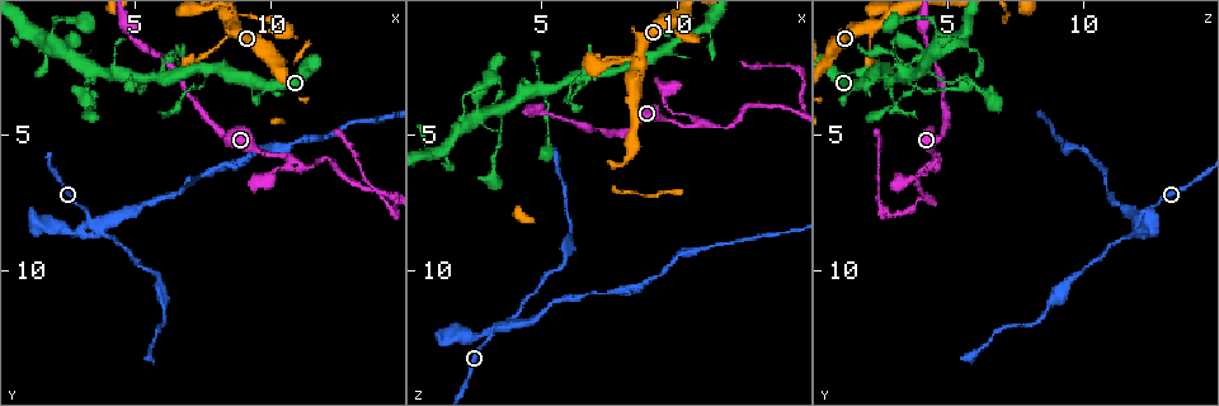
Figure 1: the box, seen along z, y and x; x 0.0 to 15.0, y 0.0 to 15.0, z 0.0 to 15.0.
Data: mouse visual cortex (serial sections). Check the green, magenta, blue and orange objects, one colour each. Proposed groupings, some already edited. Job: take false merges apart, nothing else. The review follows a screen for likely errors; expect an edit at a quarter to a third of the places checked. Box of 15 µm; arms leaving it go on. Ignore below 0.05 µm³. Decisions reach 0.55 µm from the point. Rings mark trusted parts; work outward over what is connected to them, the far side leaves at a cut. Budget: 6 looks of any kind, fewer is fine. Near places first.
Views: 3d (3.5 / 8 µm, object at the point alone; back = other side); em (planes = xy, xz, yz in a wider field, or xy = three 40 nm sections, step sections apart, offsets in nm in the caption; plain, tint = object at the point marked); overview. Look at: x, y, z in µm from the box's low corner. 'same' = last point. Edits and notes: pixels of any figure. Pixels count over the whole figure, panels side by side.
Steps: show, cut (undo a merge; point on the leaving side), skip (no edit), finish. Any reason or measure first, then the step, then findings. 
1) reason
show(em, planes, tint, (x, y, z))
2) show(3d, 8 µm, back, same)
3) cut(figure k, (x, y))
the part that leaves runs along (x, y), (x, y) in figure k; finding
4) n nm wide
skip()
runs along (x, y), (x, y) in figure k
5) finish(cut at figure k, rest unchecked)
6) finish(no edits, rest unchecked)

branch point
show(3d, 3.5 µm, (10.8, 6.0, 4.7))

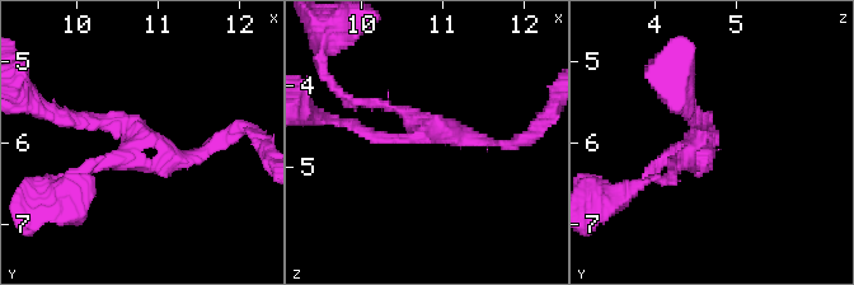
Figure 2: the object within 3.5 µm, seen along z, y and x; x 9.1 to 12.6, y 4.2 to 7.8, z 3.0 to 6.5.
show(em, xy, step 5, tint, (10.75, 5.85, 4.60))

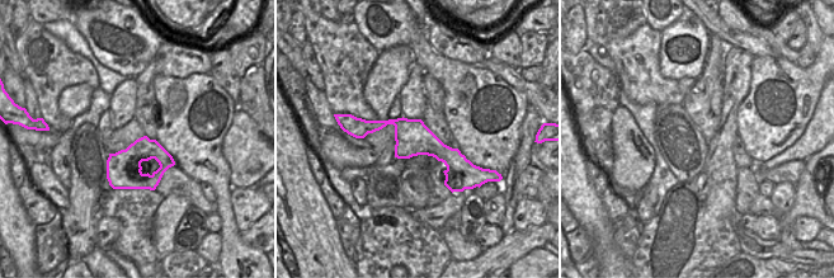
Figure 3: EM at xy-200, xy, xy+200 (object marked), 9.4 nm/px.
arms of 100, 150, 200 nm
skip()
runs along (363, 130), (395, 122), (466, 163) in figure 3; continuous, no second cell

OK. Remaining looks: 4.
thin neck
show(3d, 3.5 µm, (13.7, 6.8, 2.4))

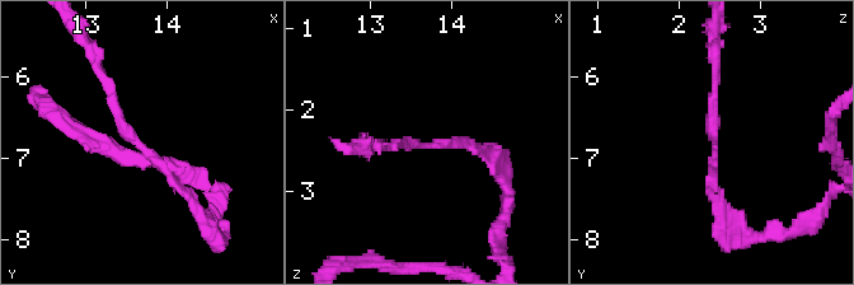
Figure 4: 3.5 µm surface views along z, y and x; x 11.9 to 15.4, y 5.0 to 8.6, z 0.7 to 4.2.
need the tissue
show(em, xy, step 2, tint, (13.65, 6.85, 2.40))

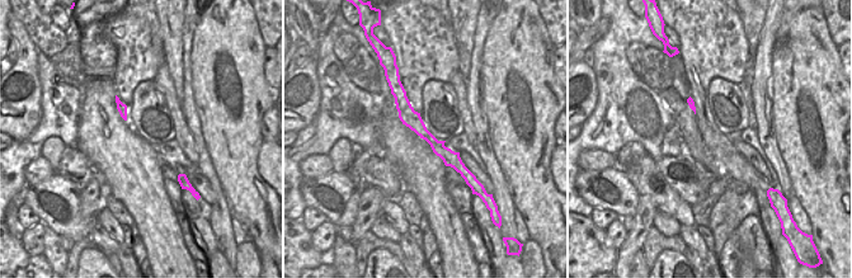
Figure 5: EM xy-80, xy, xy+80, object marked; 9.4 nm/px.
skip()
runs along (398, 90), (406, 113), (465, 174) in figure 5; one cell here

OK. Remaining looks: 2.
a narrow waist
show(3d, 3.5 µm, (7.8, 2.4, 2.5))

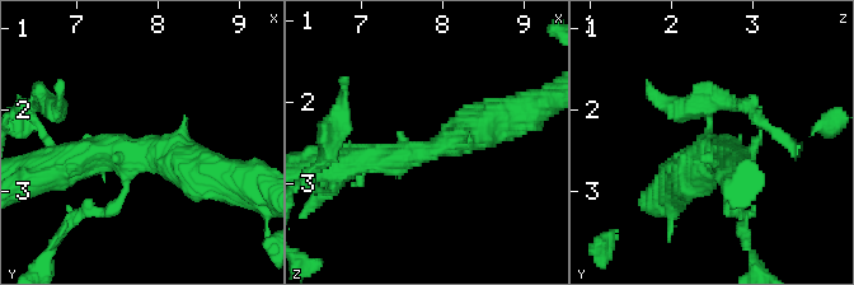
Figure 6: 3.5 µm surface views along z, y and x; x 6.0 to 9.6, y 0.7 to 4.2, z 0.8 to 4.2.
3 arms; arms of 100, 300, 500 nm
show(em, xy, step 3, tint, (7.70, 2.55, 2.65))

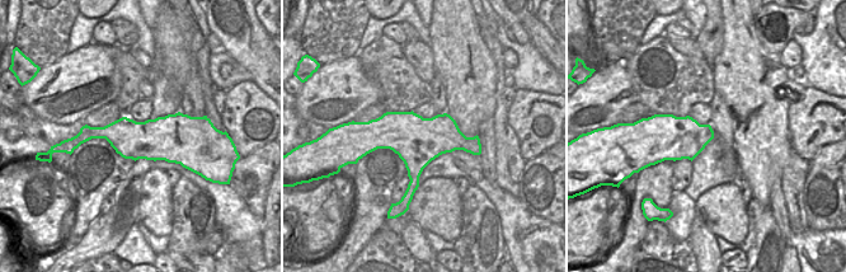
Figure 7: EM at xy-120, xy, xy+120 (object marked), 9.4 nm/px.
460 nm wide
cut(figure 6, (85, 209))
border along (410, 178), (414, 178), (418, 183) in figure 7; a second cell is stuck on

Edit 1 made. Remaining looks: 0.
finish(cut at figure 6, rest unchecked)

